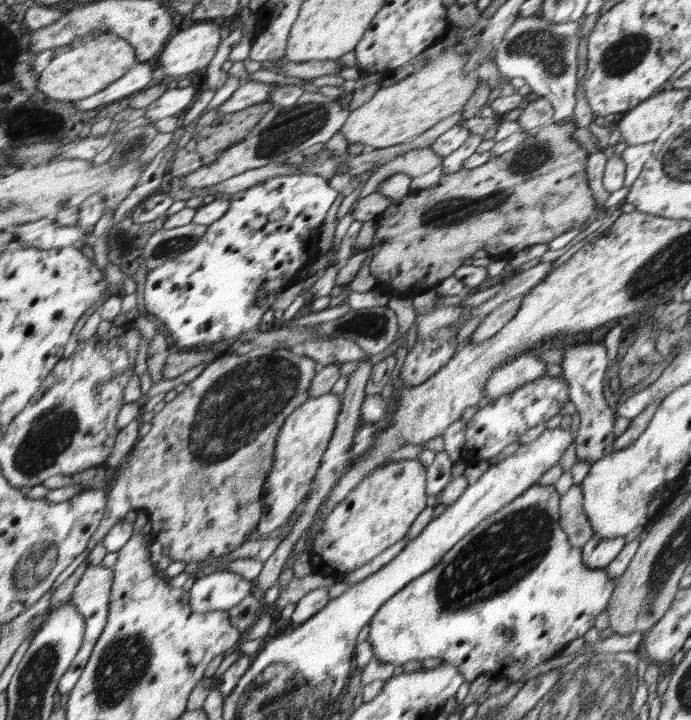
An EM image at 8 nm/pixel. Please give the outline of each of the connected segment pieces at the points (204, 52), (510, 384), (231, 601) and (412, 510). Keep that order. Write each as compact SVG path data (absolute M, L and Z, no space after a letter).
M198 22L170 37L155 58L153 79L147 87L157 85L165 76L180 76L206 68L222 42L220 27L213 22Z
M520 354L506 364L494 368L491 378L484 387L482 398L496 400L503 394L510 394L517 388L546 375L546 363L537 356Z
M224 569L222 572L215 572L197 578L188 591L189 606L194 615L208 613L214 610L228 611L230 608L242 602L242 599L251 595L251 580L246 580L237 573Z
M419 459L390 461L365 476L327 516L310 550L312 574L339 577L370 562L407 535L414 519L426 508L427 468Z

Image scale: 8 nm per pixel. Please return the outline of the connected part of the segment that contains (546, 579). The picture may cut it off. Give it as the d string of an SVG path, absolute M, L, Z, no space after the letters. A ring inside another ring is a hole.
M541 482L533 484L520 496L517 496L510 504L503 506L498 512L487 516L480 524L477 524L460 542L457 542L430 570L411 580L402 590L384 602L384 605L374 614L370 620L370 635L368 642L372 645L374 657L381 662L403 666L412 660L440 657L446 663L450 663L460 671L466 683L472 683L482 674L490 672L502 672L504 678L514 682L520 680L525 672L533 667L550 661L558 652L573 640L583 637L596 623L603 611L606 611L611 594L616 586L616 579L610 579L607 570L588 568L582 560L581 549L573 547L567 534L559 523L559 502L561 495L554 485L544 486Z

